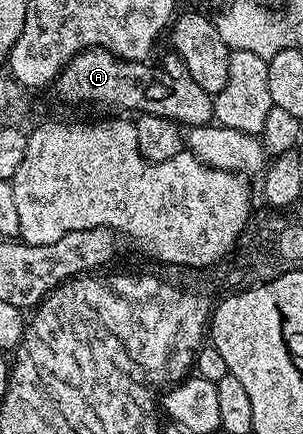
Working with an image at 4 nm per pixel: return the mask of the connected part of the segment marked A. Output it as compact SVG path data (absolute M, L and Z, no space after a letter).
M86 47L60 70L54 90L56 90L57 97L64 103L97 103L100 107L117 107L120 110L117 112L120 113L132 111L131 113L161 115L174 120L175 123L181 124L185 128L209 126L213 122L213 95L206 93L206 89L202 89L202 85L198 85L198 81L194 81L194 77L190 77L190 69L186 69L182 60L173 58L171 62L172 75L160 67L155 67L152 61L123 59L107 51L105 47Z

